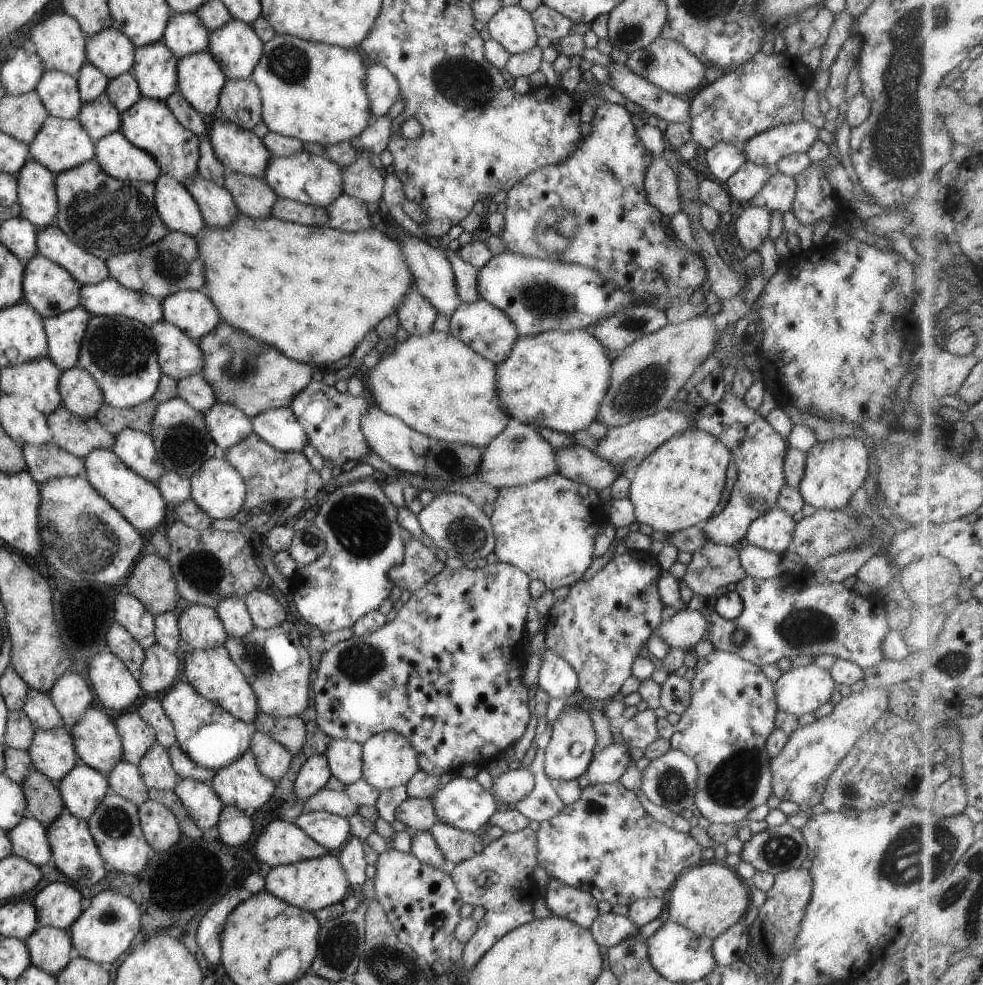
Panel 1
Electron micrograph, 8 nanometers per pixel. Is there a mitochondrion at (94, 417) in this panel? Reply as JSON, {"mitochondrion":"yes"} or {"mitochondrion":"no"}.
{"mitochondrion":"no"}

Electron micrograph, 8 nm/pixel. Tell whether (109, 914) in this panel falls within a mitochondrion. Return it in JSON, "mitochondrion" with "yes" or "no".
{"mitochondrion":"yes"}

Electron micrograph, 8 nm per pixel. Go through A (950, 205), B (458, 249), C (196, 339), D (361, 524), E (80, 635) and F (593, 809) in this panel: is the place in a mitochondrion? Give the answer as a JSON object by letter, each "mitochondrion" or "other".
{"A":"other","B":"other","C":"other","D":"mitochondrion","E":"other","F":"mitochondrion"}

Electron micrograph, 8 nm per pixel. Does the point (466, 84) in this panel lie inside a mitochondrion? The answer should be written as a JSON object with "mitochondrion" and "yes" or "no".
{"mitochondrion":"yes"}

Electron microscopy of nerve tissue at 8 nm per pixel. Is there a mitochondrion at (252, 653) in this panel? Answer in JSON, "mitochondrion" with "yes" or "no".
{"mitochondrion":"yes"}

